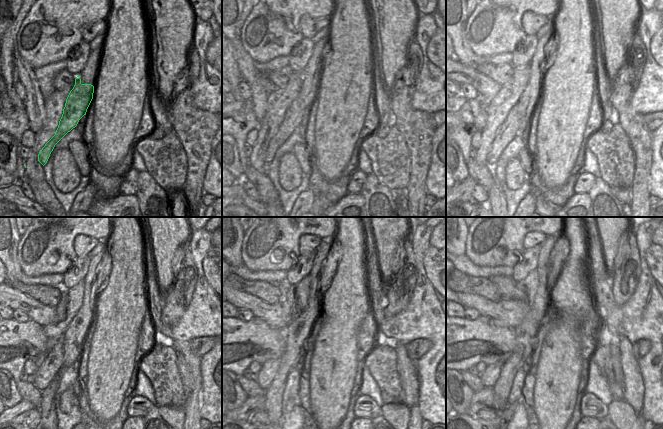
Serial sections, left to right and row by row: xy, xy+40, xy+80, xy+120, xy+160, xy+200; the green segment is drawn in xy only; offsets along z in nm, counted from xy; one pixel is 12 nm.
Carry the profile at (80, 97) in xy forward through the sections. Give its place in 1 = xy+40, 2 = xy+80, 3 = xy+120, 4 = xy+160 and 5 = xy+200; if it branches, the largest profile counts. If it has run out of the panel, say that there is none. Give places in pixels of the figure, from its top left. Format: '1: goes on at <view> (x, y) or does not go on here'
1: goes on at xy+40 (295, 112)
2: goes on at xy+80 (506, 132)
3: goes on at xy+120 (53, 363)
4: goes on at xy+160 (266, 375)
5: goes on at xy+200 (490, 375)

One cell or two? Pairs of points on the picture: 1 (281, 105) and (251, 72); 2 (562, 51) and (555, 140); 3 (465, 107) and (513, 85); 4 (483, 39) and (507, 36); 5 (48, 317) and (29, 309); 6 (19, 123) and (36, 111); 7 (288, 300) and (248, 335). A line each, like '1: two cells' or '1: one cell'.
1: two cells
2: one cell
3: two cells
4: one cell
5: one cell
6: two cells
7: two cells

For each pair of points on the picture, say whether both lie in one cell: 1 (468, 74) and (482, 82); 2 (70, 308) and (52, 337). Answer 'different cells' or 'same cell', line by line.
1: same cell
2: same cell

